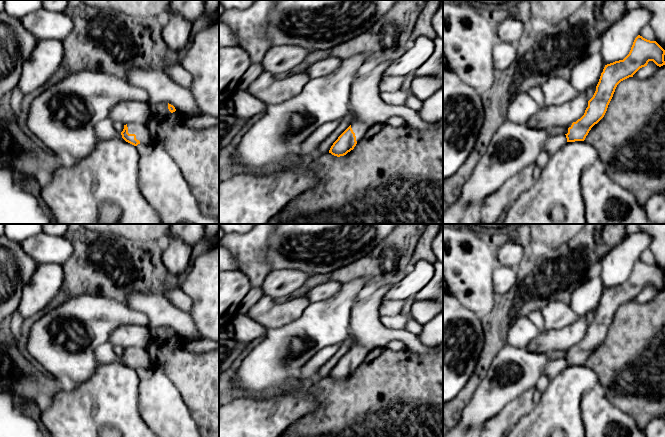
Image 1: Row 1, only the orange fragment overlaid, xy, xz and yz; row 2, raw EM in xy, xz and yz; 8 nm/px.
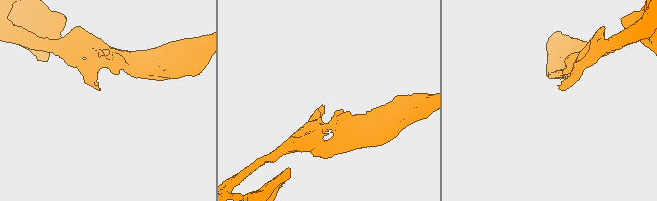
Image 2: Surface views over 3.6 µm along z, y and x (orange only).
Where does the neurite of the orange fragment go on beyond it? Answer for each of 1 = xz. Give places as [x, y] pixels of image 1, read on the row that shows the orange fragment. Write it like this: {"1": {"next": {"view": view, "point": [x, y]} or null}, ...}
{"1": {"next": {"view": "xz", "point": [360, 129]}}}

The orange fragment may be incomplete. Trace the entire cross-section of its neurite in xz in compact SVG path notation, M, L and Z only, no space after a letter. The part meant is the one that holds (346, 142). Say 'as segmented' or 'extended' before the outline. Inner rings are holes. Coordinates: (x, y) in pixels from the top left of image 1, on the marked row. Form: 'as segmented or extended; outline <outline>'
extended; outline M352 122L351 125L333 143L329 153L337 157L346 155L366 136L369 130L369 126L363 122Z

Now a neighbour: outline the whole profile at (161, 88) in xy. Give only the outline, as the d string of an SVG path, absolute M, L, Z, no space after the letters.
M133 68L125 79L129 84L148 92L150 106L166 102L173 105L182 116L190 114L198 117L203 114L190 89L175 83L163 70Z

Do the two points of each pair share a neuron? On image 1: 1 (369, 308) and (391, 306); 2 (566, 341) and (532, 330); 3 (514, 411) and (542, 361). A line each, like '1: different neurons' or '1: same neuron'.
1: different neurons
2: different neurons
3: different neurons

